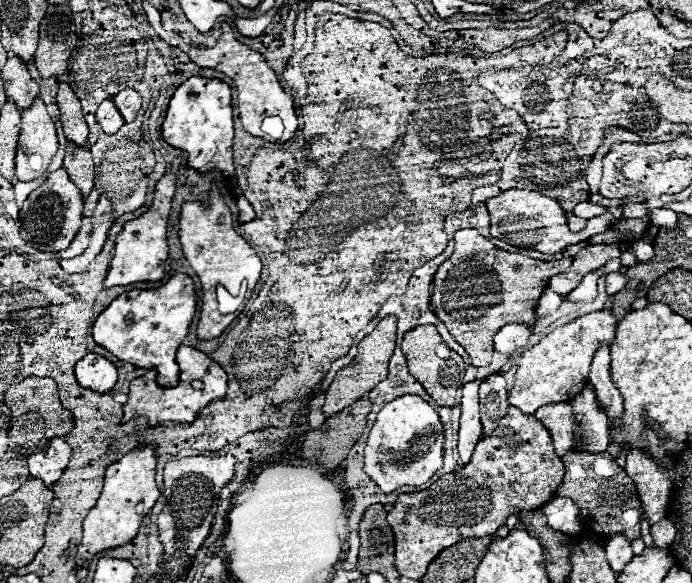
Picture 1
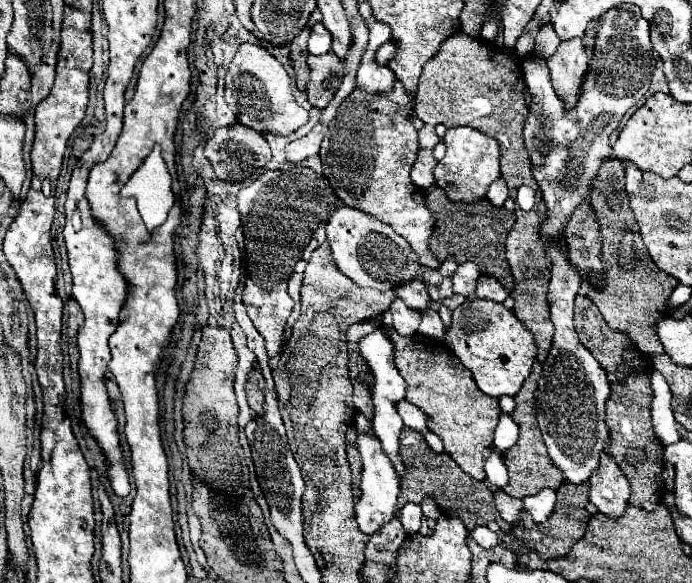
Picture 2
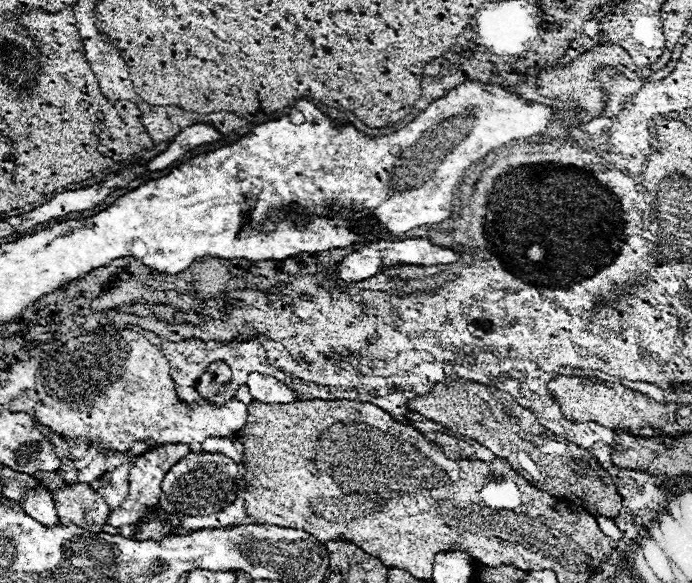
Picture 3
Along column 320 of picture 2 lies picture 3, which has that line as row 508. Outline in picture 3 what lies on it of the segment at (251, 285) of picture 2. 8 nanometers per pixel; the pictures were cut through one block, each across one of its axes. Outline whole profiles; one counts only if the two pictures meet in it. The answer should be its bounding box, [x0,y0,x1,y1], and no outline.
[162,452,238,514]

